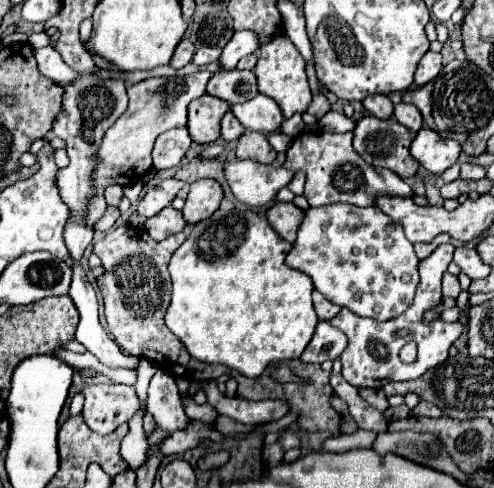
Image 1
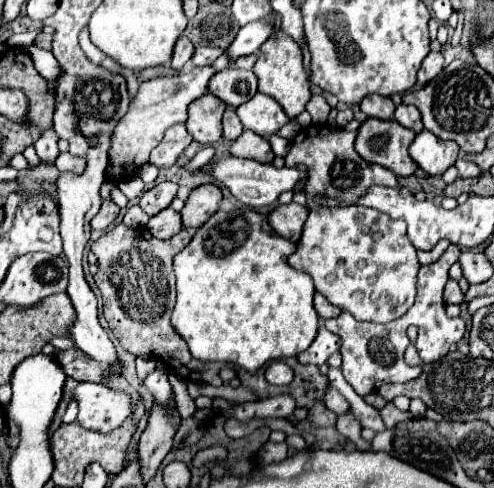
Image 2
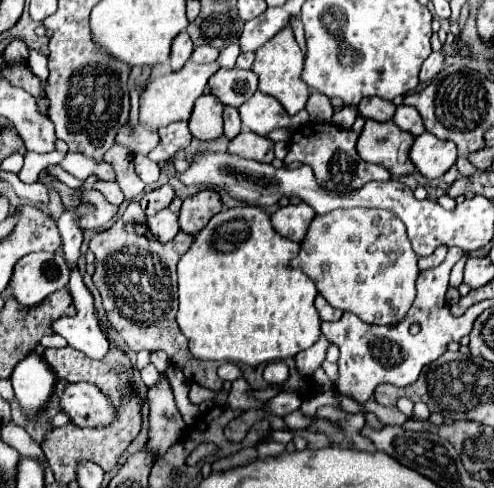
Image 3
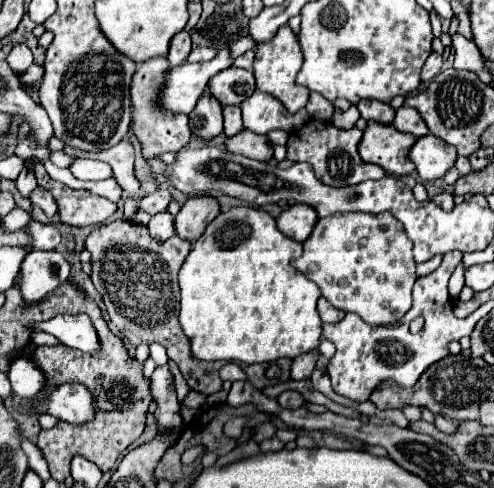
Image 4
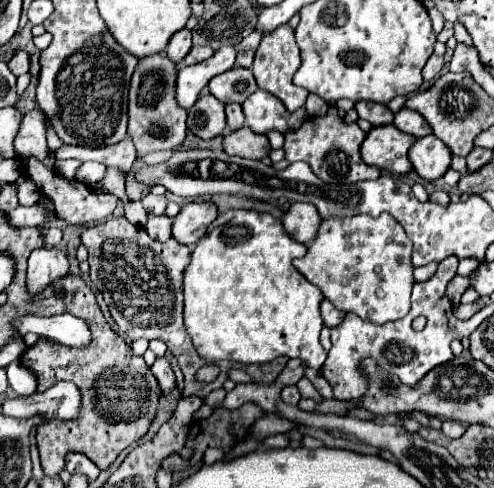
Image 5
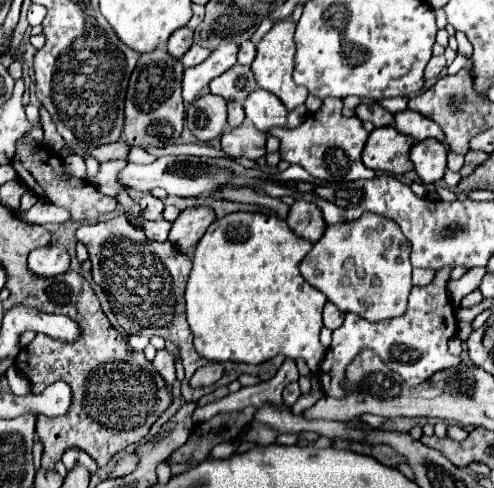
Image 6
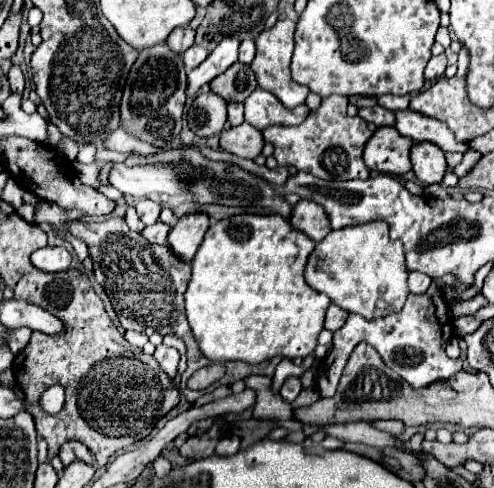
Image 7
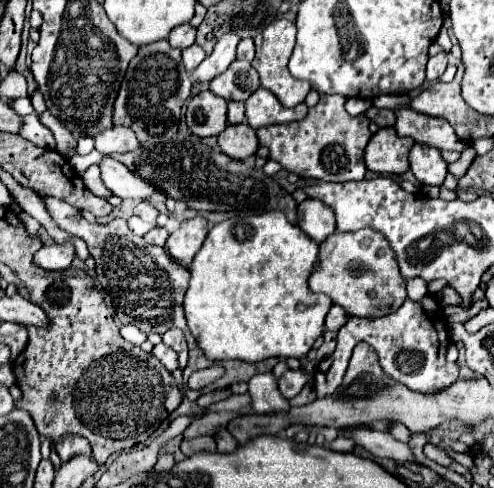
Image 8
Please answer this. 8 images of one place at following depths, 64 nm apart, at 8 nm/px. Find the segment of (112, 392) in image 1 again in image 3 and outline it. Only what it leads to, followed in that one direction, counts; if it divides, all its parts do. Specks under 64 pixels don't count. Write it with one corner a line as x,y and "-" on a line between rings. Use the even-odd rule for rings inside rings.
88,382
66,386
60,396
60,412
68,414
68,418
82,428
108,426
116,416
110,400

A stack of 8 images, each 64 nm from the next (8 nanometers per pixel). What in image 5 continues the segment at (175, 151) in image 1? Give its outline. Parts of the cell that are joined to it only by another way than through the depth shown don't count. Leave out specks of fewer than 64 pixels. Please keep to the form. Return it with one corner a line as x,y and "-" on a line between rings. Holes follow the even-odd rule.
164,54
144,56
132,74
128,94
128,136
140,154
154,150
172,150
184,142
186,136
186,110
176,104
176,64

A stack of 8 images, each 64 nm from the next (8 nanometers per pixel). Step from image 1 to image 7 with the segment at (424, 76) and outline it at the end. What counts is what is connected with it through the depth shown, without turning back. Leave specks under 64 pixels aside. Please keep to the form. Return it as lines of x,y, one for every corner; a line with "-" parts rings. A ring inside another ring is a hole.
440,54
440,56
432,56
428,66
426,66
426,78
428,80
436,80
444,74
446,70
446,54

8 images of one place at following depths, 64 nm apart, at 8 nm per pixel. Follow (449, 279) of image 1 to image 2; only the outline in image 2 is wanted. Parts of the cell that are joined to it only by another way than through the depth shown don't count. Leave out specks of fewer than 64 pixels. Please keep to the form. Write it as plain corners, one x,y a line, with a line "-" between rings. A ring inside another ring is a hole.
448,280
446,290
444,290
444,300
446,300
446,304
462,304
464,294
462,294
462,290
460,290
456,280

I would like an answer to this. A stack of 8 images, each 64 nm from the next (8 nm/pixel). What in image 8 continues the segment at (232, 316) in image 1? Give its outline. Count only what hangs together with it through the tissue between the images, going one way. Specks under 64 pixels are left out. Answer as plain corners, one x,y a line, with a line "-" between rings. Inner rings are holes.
274,210
274,212
264,212
264,214
254,214
254,216
248,216
242,220
244,226
250,226
250,234
244,232
244,226
240,226
240,220
224,220
220,224
216,224
206,240
204,240
204,246
200,248
198,256
194,256
192,264
190,264
190,286
188,286
188,292
186,292
186,318
188,318
188,328
192,332
192,336
196,338
198,346
204,350
204,354
212,361
228,360
228,358
236,358
244,362
258,362
264,360
264,358
270,358
270,356
282,356
282,358
300,358
300,356
306,356
312,348
312,344
316,342
316,338
324,332
324,318
328,314
328,308
332,306
332,300
324,294
314,294
310,288
308,288
308,278
310,274
314,272
316,264
318,264
318,244
312,242
298,226
290,224
286,220
286,216
280,212
280,210

